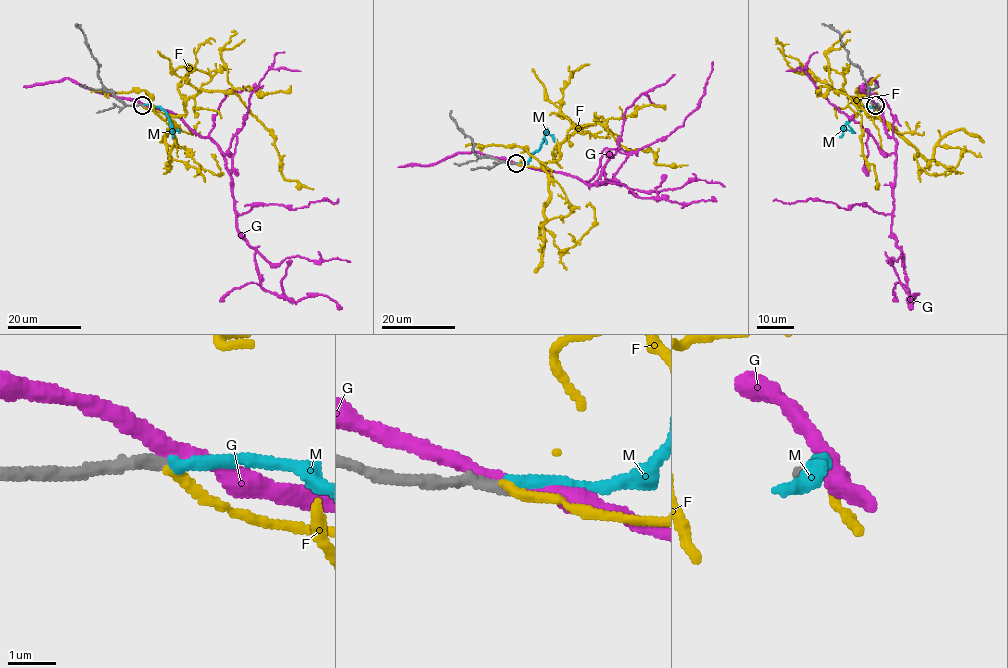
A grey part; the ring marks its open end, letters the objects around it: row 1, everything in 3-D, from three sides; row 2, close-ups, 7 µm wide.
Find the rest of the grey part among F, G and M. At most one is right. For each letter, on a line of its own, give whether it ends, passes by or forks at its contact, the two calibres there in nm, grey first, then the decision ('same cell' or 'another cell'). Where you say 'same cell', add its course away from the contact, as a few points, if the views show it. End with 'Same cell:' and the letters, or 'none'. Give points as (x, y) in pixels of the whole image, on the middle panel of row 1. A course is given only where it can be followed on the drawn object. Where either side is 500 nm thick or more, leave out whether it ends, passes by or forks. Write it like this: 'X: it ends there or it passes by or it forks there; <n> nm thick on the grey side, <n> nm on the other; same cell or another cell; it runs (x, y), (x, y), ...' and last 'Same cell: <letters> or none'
F: it ends there; 240 nm thick on the grey side, 200 nm on the other; another cell
G: it passes by; 260 nm thick on the grey side, 320 nm on the other; another cell
M: it ends there; 240 nm thick on the grey side, 240 nm on the other; same cell; it runs (517, 164), (525, 163), (536, 152), (547, 132), (554, 142)
Same cell: M

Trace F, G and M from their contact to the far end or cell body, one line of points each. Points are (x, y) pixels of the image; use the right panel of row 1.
F: (875, 105), (879, 114), (867, 113), (842, 90), (835, 92), (844, 93), (862, 117), (862, 146), (876, 189)
G: (875, 105), (896, 145), (891, 235), (903, 255), (912, 301), (914, 295), (910, 310)
M: (875, 105), (863, 108), (843, 128), (853, 133)

